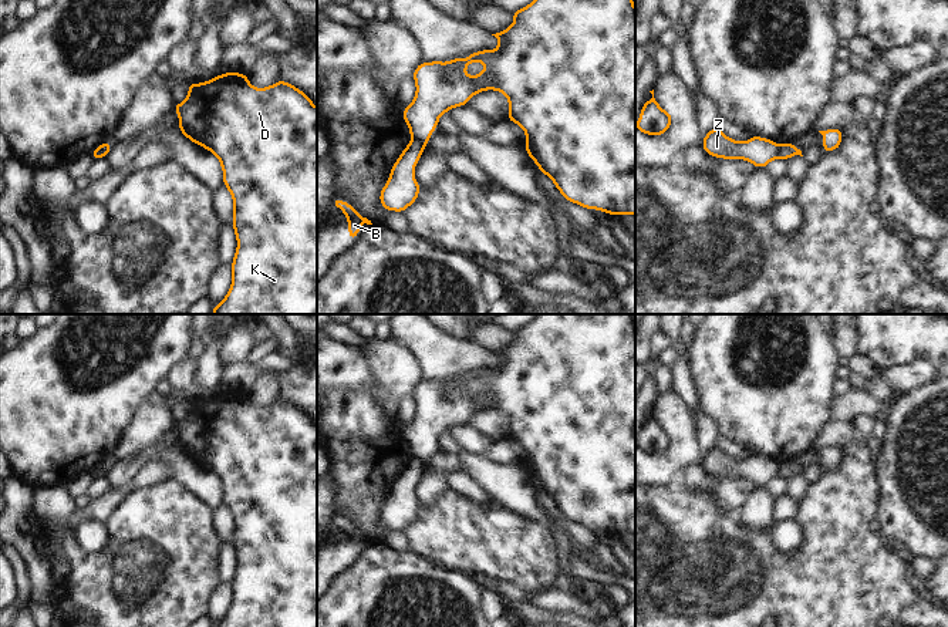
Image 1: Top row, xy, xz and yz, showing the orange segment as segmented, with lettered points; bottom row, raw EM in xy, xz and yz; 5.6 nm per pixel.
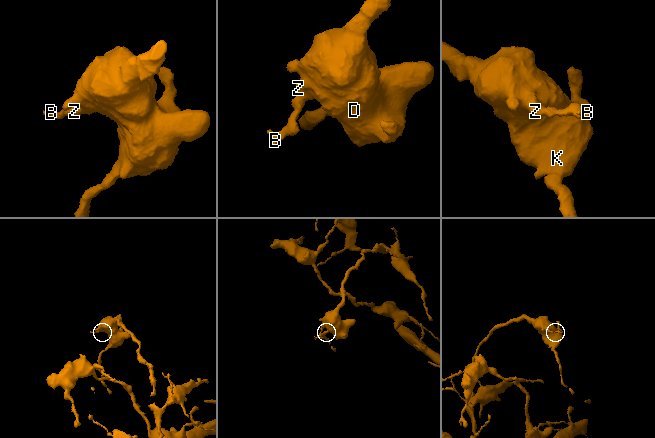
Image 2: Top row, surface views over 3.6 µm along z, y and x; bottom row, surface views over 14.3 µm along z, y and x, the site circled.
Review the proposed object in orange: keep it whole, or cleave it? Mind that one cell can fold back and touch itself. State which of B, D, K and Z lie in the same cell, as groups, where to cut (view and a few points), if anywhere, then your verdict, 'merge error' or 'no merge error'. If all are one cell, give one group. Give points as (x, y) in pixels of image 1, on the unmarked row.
B / D K Z; cut in xz along (412, 457), (425, 464); merge error

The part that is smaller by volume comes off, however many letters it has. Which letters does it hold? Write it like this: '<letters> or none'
B

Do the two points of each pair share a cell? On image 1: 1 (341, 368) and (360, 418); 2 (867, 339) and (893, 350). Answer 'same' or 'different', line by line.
1: different
2: same

